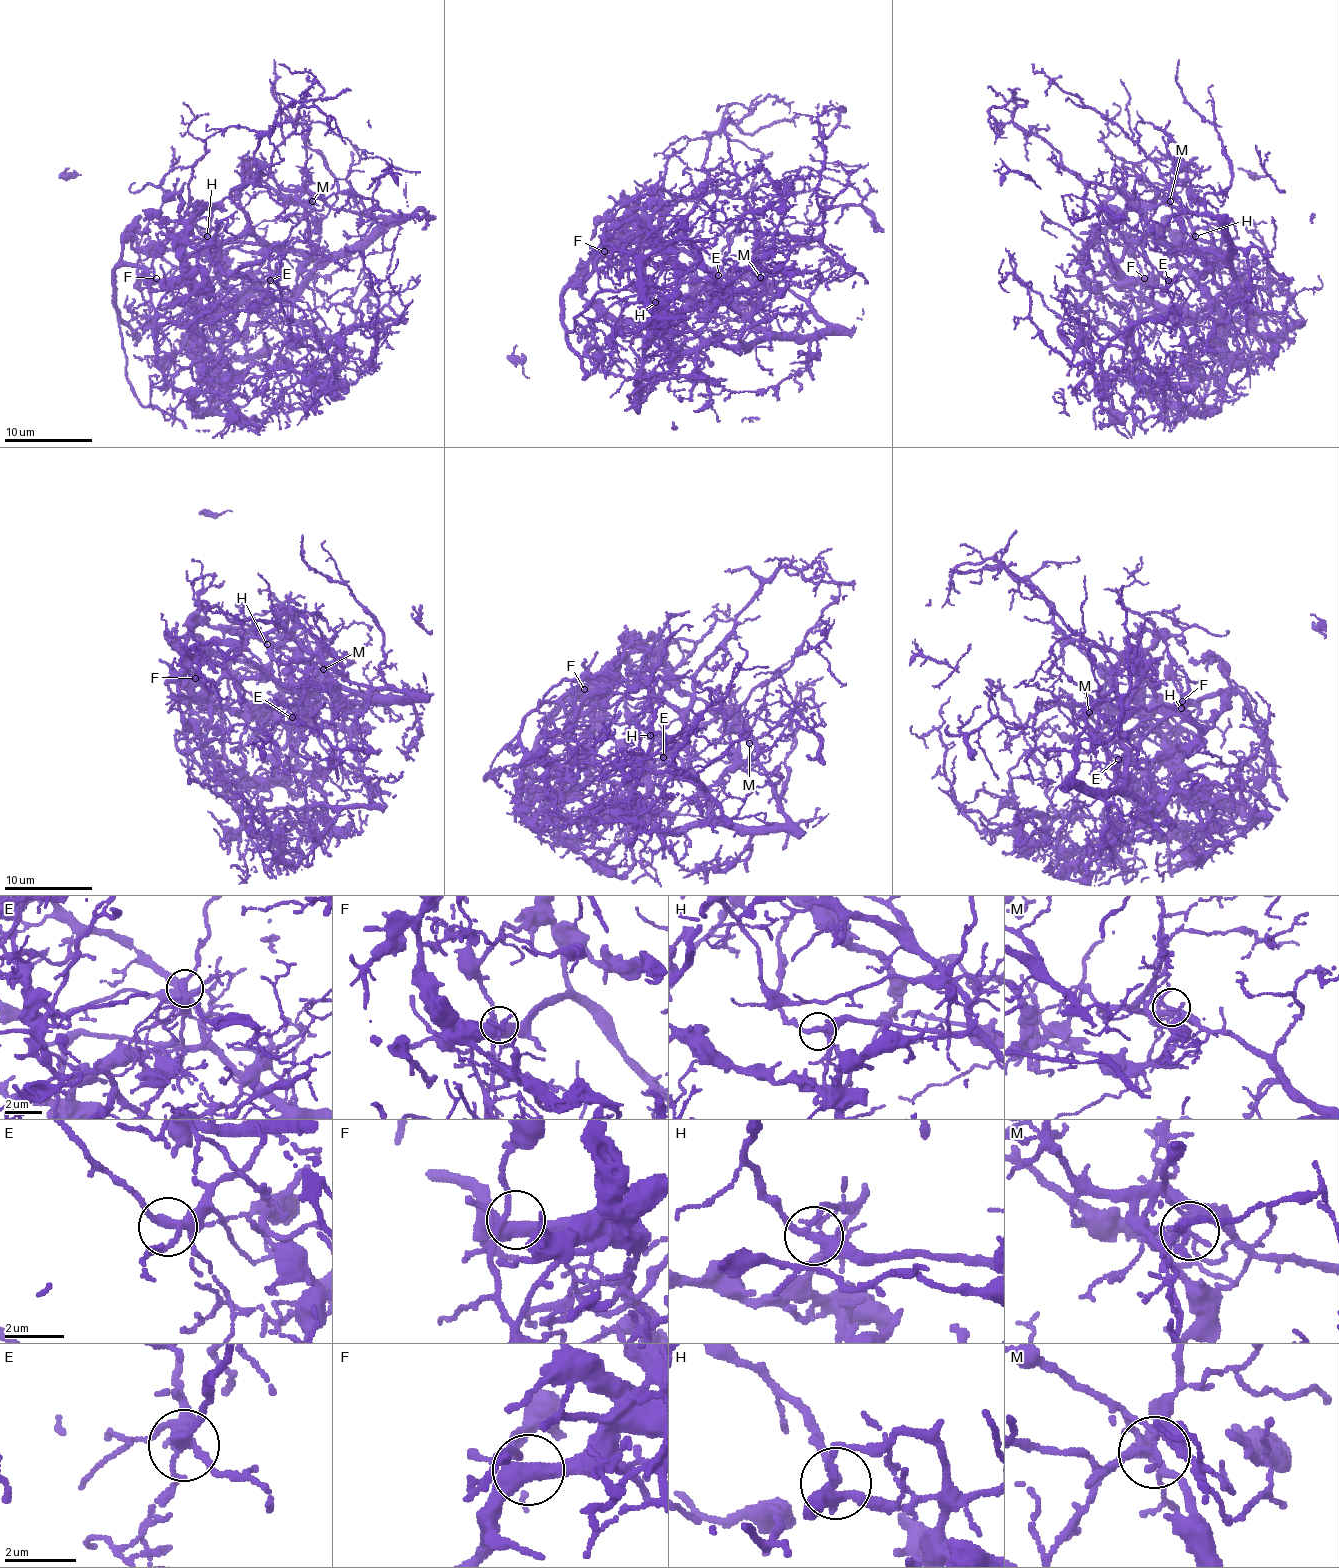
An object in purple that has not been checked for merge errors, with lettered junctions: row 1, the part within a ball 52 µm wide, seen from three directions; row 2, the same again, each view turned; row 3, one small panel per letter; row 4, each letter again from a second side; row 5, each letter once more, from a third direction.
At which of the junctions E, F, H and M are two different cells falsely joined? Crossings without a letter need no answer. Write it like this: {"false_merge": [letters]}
{"false_merge": ["H", "M"]}

